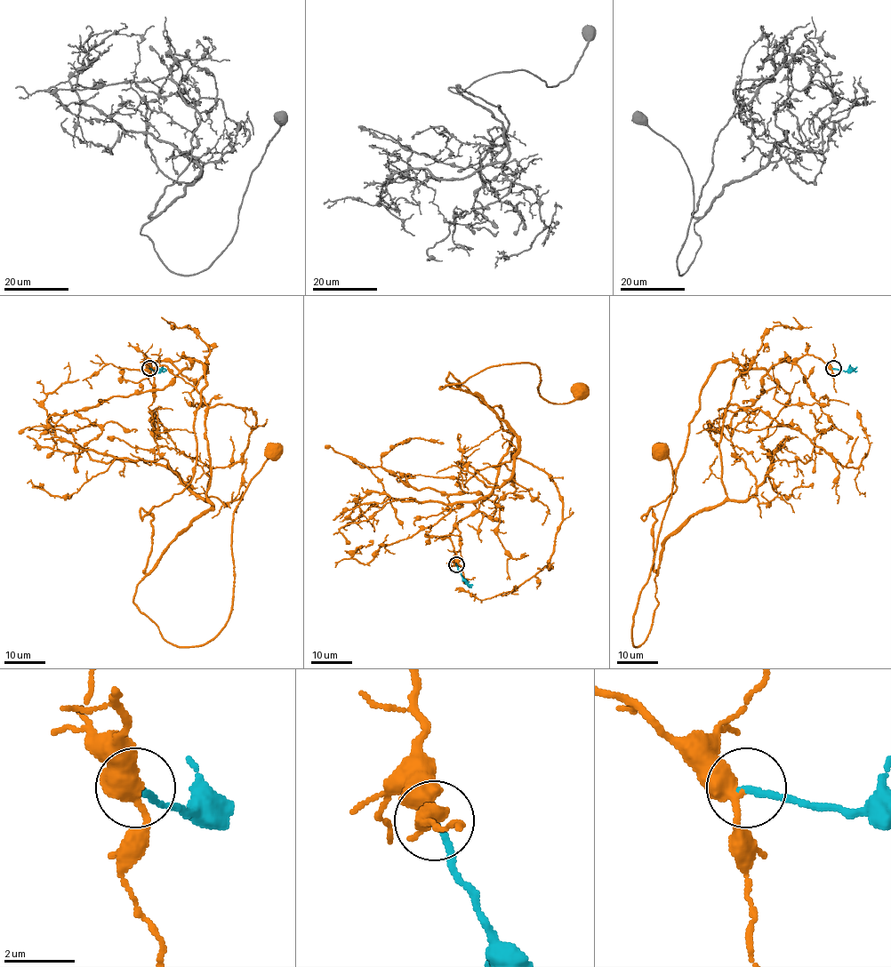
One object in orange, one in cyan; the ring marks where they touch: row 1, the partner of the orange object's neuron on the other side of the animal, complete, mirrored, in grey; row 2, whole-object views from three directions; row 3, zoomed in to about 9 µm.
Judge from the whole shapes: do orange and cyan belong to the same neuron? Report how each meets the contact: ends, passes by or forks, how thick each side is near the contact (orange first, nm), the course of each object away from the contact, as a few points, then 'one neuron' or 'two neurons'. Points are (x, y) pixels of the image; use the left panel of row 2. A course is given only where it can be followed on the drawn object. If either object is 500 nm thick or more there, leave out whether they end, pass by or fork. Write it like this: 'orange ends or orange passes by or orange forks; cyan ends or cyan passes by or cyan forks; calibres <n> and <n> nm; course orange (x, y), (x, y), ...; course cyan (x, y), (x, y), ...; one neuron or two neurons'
orange passes by; cyan ends; calibres 280 and 200 nm; course orange (149, 368), (206, 385), (192, 481), (140, 512), (134, 604), (171, 643), (228, 619), (272, 451); course cyan (149, 368), (166, 371); one neuron

